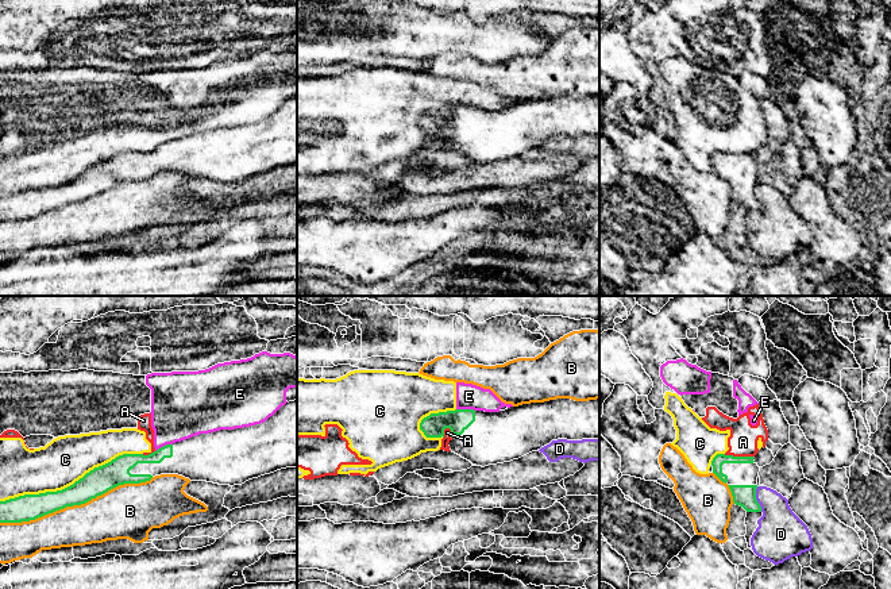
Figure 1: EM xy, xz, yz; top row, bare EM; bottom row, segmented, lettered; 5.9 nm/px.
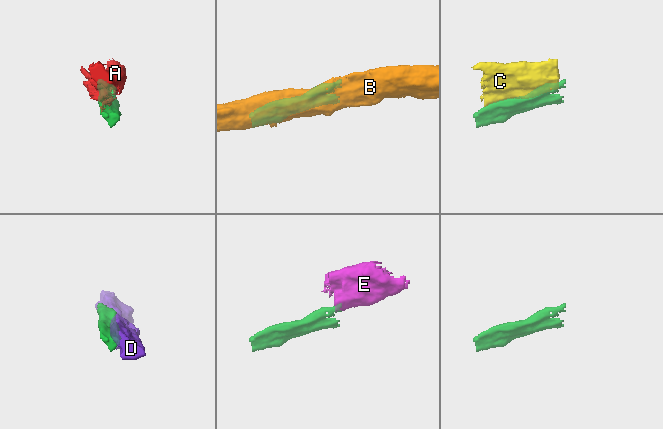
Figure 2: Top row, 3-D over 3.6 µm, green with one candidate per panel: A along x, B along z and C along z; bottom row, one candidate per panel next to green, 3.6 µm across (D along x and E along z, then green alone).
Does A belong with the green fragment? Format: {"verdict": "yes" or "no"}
{"verdict": "no"}

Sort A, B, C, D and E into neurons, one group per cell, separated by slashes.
A C E / B / D

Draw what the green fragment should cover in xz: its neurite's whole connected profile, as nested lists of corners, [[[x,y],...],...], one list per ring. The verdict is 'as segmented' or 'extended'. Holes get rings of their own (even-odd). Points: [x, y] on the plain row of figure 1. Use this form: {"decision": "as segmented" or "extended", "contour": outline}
{"decision": "extended", "contour": [[[556,96],[510,104],[500,109],[455,107],[431,111],[420,120],[420,127],[427,135],[444,135],[446,126],[451,127],[450,147],[472,162],[485,165],[518,157],[558,136],[599,136],[599,96],[589,99]]]}

